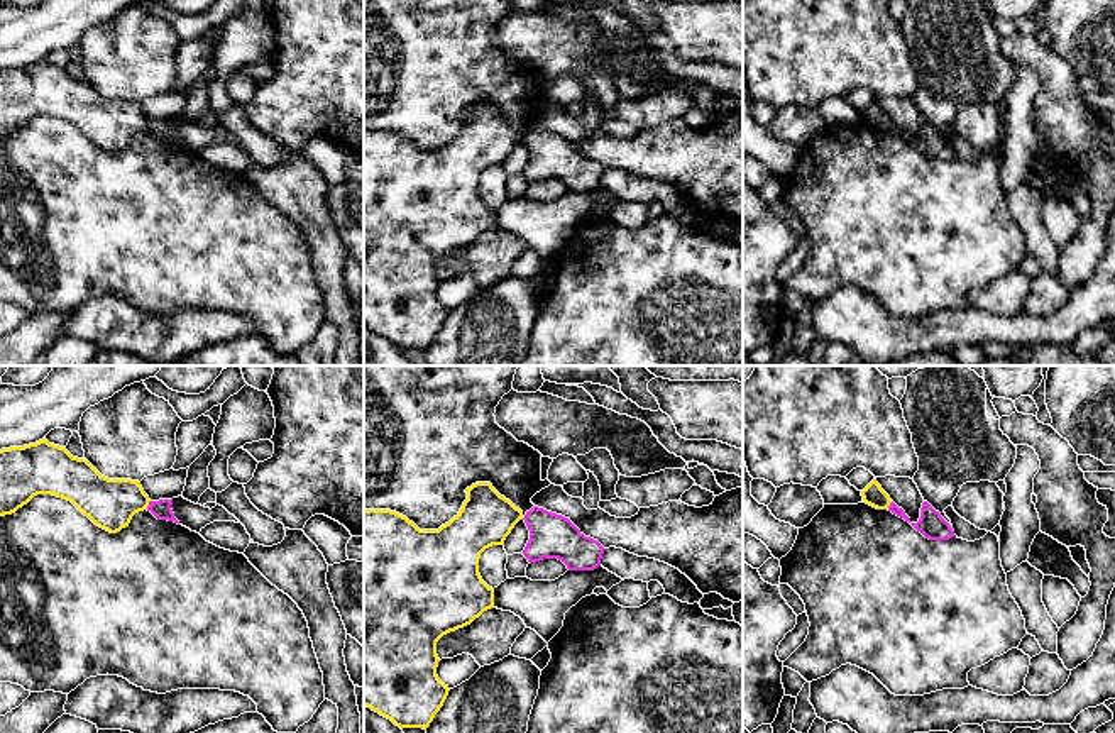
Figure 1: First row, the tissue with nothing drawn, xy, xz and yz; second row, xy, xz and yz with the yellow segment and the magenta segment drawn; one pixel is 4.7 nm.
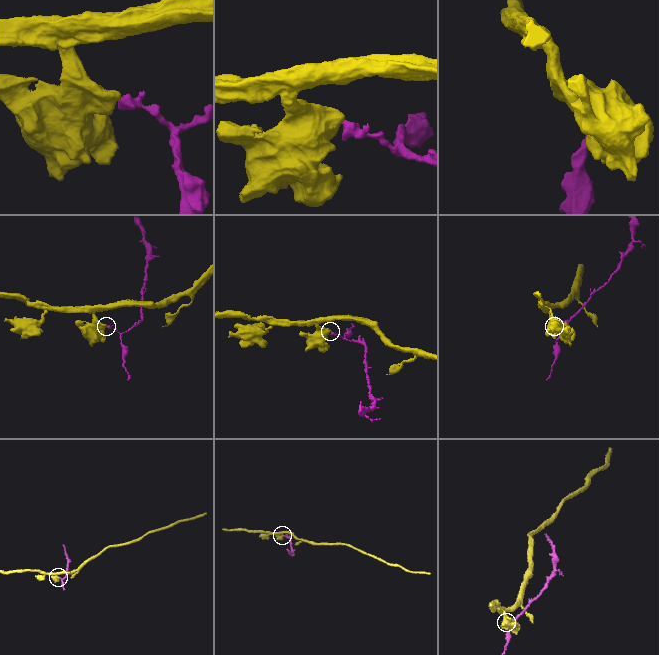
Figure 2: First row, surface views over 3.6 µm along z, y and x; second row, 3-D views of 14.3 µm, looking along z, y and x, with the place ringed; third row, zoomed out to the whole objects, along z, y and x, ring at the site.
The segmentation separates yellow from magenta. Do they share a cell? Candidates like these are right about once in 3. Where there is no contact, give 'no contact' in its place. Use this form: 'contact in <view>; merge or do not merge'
contact in xy; do not merge

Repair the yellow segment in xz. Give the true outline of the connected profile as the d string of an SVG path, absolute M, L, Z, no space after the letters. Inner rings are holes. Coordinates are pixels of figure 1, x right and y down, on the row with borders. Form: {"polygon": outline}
{"polygon": "M475 482L467 488L465 493L467 499L464 501L459 515L453 516L448 523L442 525L438 530L420 530L406 516L391 510L364 510L364 706L391 719L401 730L426 730L435 714L443 706L450 689L437 675L437 667L440 662L437 655L437 642L443 635L470 625L484 611L494 608L494 589L482 581L479 574L479 559L486 548L492 545L503 545L514 525L523 520L523 511L516 508L509 499L501 496L491 482Z"}

